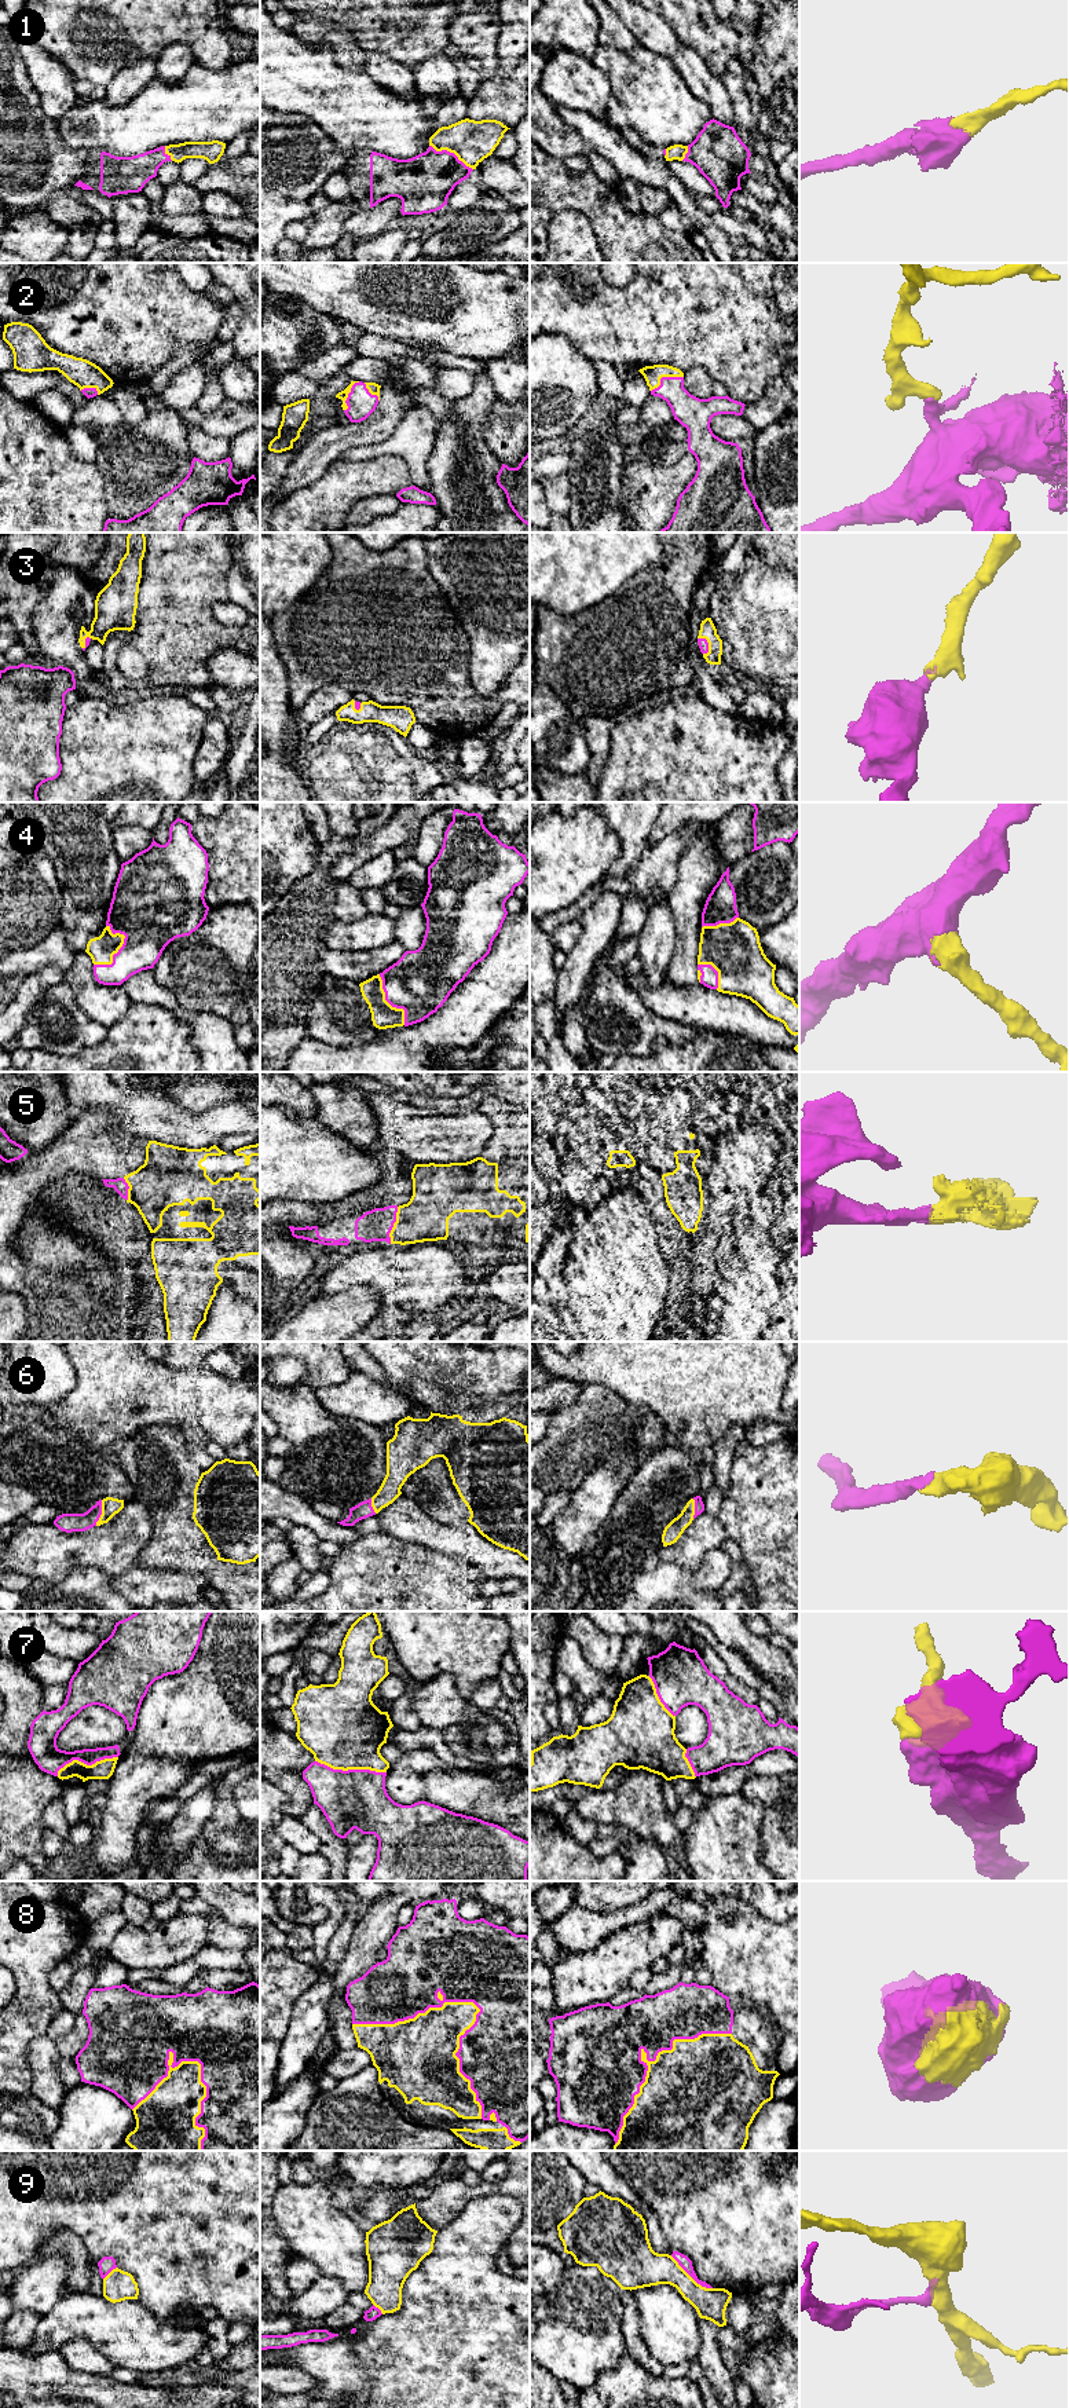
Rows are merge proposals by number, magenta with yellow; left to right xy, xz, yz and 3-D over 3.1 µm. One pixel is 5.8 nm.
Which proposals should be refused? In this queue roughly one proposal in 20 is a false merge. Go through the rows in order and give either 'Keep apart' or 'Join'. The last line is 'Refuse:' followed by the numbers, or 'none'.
1: Join
2: Join
3: Join
4: Join
5: Join
6: Join
7: Join
8: Join
9: Keep apart
Refuse: 9

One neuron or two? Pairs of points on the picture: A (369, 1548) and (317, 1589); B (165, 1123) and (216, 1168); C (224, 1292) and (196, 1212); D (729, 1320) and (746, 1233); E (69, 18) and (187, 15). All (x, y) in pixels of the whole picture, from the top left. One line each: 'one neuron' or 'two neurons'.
A: two neurons
B: two neurons
C: two neurons
D: one neuron
E: one neuron

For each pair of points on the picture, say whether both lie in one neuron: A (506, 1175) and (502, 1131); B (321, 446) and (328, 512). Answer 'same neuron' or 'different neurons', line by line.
A: same neuron
B: different neurons

